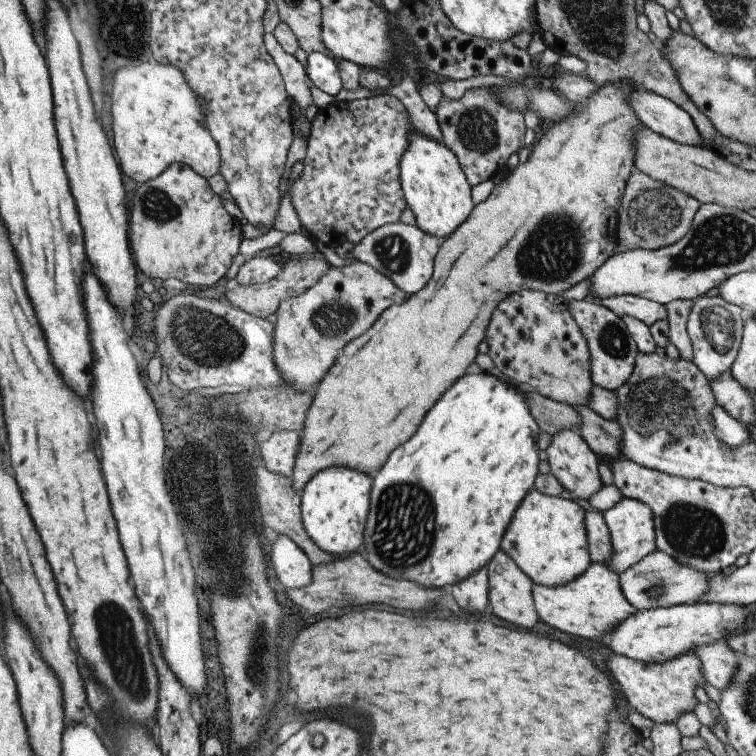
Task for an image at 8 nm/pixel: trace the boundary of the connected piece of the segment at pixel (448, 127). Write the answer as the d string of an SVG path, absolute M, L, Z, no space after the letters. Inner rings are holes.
M496 86L470 88L458 100L442 98L434 110L443 143L458 157L471 187L491 179L498 170L508 169L508 158L524 147L524 113L500 104L494 90Z

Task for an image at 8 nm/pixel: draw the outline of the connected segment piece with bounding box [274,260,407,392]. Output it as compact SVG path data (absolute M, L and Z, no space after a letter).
M354 260L346 267L330 267L328 272L312 288L302 294L286 298L280 302L274 325L274 364L284 378L286 385L304 392L318 384L318 380L330 372L344 347L361 334L364 334L382 313L392 306L406 300L406 294L389 278L380 274L370 264Z

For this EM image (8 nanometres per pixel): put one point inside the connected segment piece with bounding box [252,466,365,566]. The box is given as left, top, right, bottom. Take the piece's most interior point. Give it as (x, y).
(280, 505)

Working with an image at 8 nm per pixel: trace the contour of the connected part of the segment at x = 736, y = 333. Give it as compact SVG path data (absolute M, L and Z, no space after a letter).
M702 295L694 301L687 318L687 333L693 346L693 362L710 380L730 370L742 344L745 313L739 306L726 302L722 296Z

